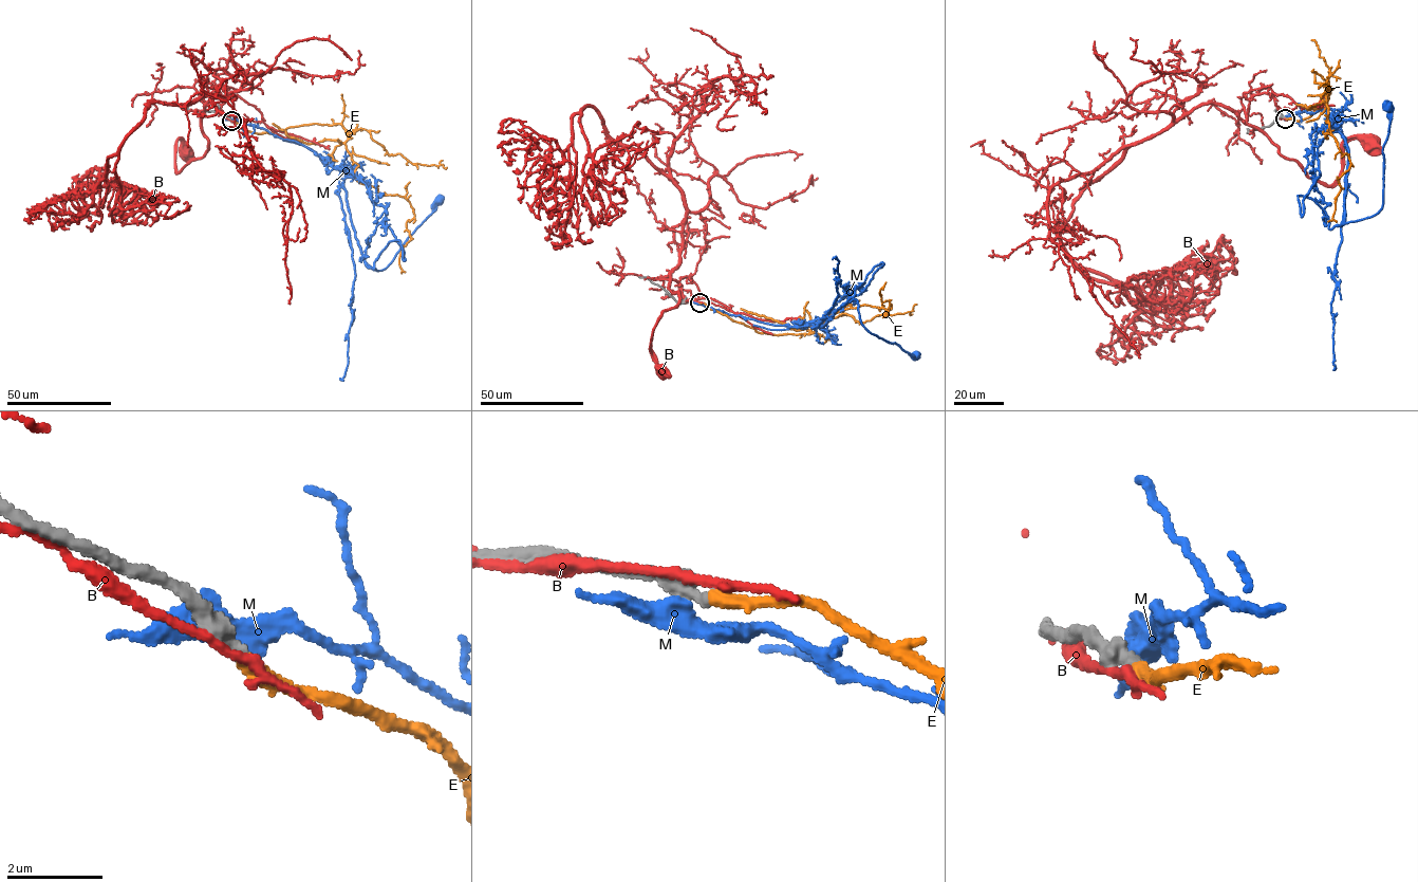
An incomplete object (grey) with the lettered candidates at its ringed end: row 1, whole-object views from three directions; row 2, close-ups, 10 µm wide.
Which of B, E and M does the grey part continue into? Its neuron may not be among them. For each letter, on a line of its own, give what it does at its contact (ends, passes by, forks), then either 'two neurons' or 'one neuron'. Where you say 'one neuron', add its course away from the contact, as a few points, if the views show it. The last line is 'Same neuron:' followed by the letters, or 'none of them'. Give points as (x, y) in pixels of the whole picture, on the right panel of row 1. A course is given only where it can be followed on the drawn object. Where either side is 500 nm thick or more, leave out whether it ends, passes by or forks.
B: it passes by | two neurons
E: it ends | one neuron | via (1285, 118), (1310, 116), (1329, 70), (1325, 136), (1329, 132), (1350, 165), (1339, 178), (1328, 221)
M: it passes by | two neurons
Same neuron: E

